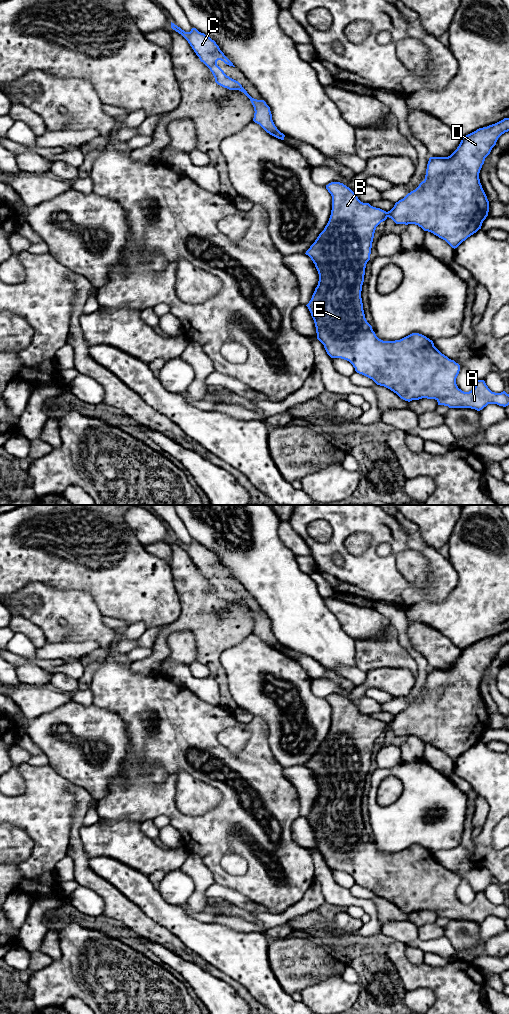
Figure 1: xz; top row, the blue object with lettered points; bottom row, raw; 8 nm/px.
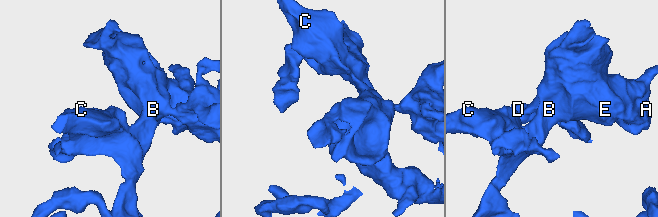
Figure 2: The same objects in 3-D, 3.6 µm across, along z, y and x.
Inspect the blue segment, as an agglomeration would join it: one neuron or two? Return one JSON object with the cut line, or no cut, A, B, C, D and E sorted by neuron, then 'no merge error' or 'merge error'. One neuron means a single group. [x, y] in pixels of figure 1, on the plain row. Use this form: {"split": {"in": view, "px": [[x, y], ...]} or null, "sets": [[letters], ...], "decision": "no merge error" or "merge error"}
{"split": null, "sets": [["A", "B", "C", "D", "E"]], "decision": "no merge error"}

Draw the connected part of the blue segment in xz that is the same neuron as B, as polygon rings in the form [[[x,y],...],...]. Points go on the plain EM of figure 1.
[[[504,630],[461,649],[459,658],[450,668],[430,669],[425,691],[388,724],[361,714],[343,695],[331,694],[326,697],[332,708],[331,727],[324,742],[305,765],[319,786],[318,797],[306,817],[315,835],[317,851],[331,870],[349,873],[357,885],[390,901],[405,913],[435,911],[438,917],[477,923],[488,916],[509,917],[509,906],[505,903],[492,904],[484,892],[476,892],[475,899],[469,904],[459,901],[456,890],[460,877],[442,866],[426,848],[412,845],[395,853],[379,851],[365,830],[361,810],[374,745],[376,739],[388,729],[396,736],[418,737],[445,752],[454,761],[481,741],[488,728],[489,713],[480,695],[479,685],[498,650],[508,643],[509,630]]]

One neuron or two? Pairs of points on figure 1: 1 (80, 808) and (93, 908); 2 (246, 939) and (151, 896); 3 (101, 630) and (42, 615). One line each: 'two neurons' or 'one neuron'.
1: two neurons
2: one neuron
3: one neuron

